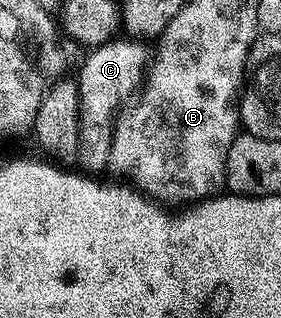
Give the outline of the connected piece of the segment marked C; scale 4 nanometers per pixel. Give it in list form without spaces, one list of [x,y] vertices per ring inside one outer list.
[[[119,38],[109,39],[108,42],[105,42],[101,46],[96,46],[93,49],[90,49],[86,54],[88,54],[87,58],[84,60],[80,70],[79,76],[76,77],[77,83],[77,157],[75,159],[76,167],[87,174],[96,174],[95,172],[102,170],[108,165],[109,158],[109,148],[110,148],[110,140],[112,138],[112,122],[113,122],[113,114],[107,110],[107,108],[116,111],[118,109],[117,104],[120,102],[121,98],[129,95],[130,96],[138,89],[138,86],[142,83],[145,75],[145,65],[147,62],[147,54],[145,58],[145,50],[142,46],[144,46],[140,41],[132,40],[129,38],[122,38],[123,40],[119,40]]]

